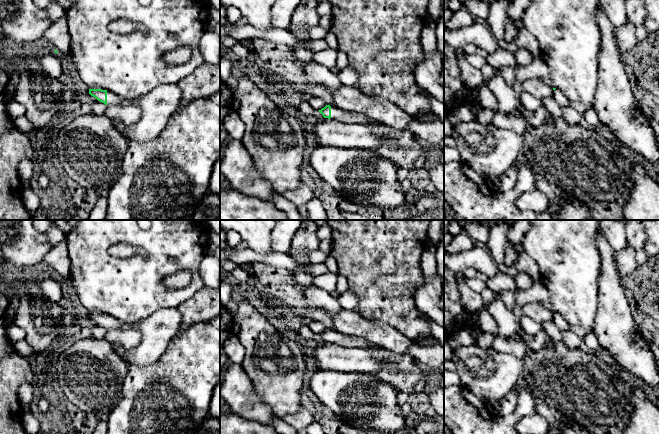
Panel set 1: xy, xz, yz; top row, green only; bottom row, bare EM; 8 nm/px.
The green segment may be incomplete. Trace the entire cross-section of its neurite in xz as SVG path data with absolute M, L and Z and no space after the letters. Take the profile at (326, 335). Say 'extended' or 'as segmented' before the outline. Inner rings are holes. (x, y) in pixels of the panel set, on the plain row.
extended; M326 329L319 334L324 342L337 344L343 347L377 348L378 346L362 337L344 335L338 331Z

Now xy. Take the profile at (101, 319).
extended; M89 313L89 318L95 321L98 325L105 329L116 329L116 330L136 330L136 327L132 322L120 321L110 315L102 313Z

